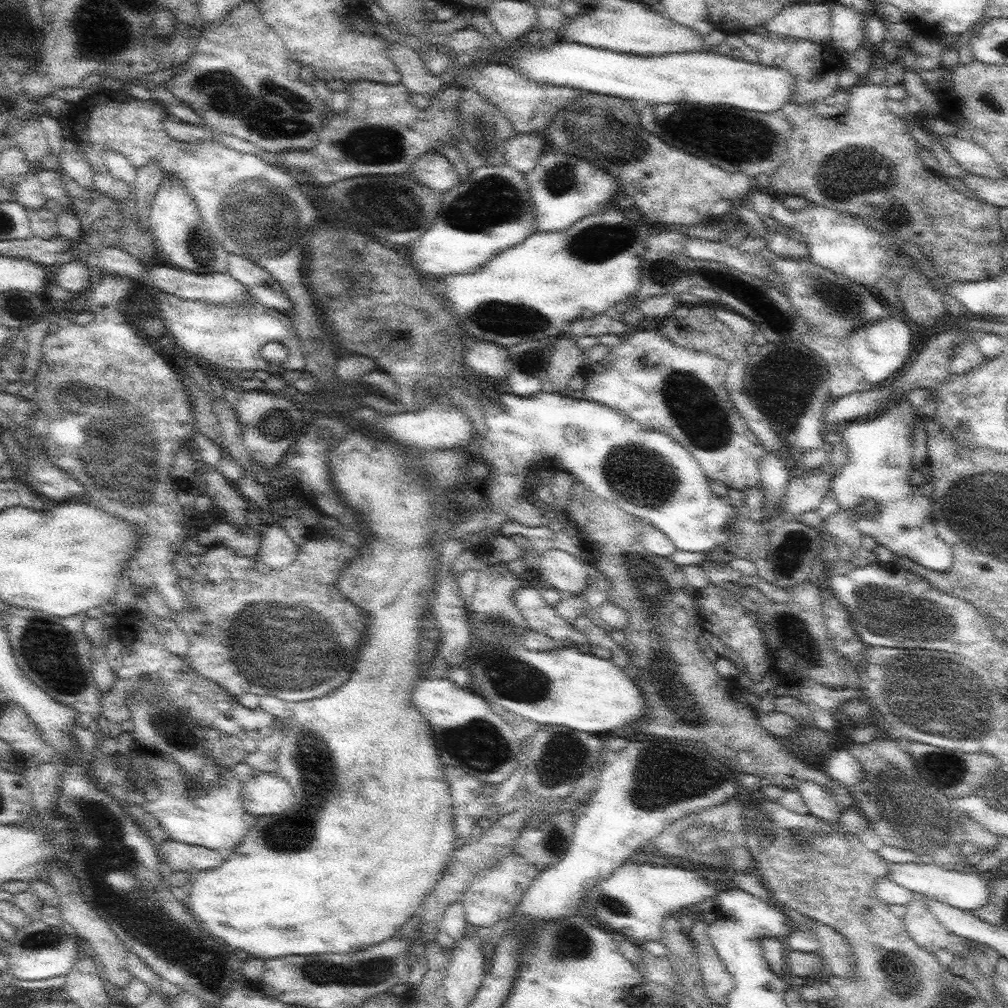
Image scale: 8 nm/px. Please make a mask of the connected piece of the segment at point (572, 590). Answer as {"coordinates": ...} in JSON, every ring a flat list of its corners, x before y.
{"coordinates":[[551,548,541,554,540,577,562,595,582,594,592,576,581,558,562,549]]}

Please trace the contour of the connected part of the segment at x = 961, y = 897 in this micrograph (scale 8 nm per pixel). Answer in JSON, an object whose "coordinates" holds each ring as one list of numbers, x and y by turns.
{"coordinates":[[888,862,888,873,886,876,894,883,903,886,910,892,920,893,926,897,934,898,945,904,954,906,959,910,975,911,986,907,992,892,988,887,989,879,984,879,977,873,964,873,955,868,940,866,938,864,922,863,892,863]]}

